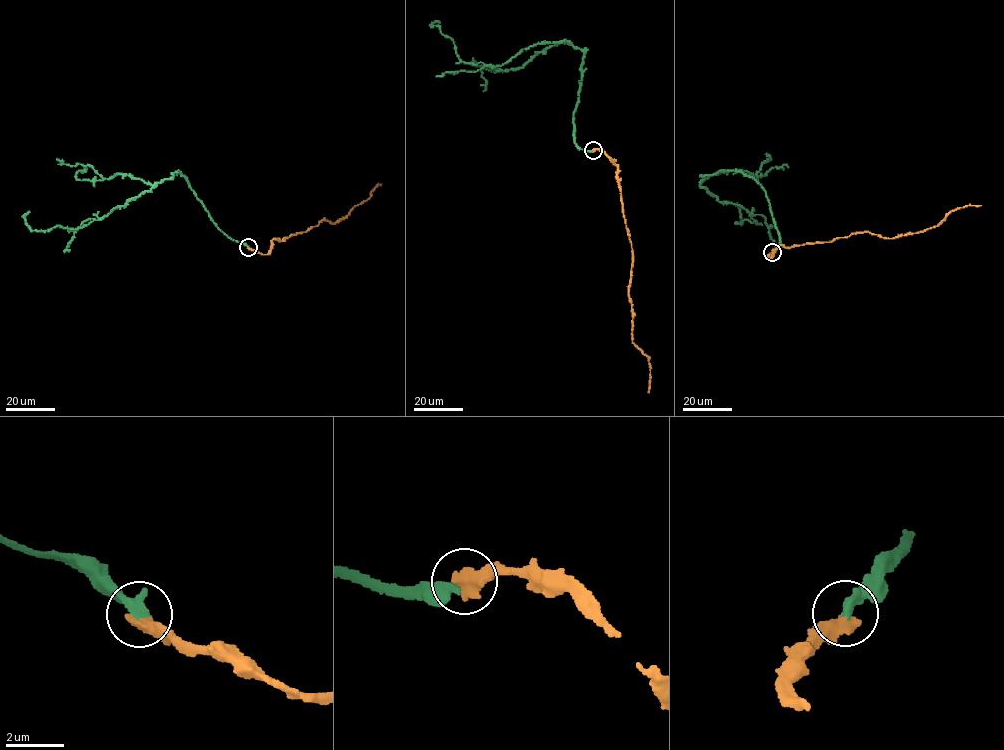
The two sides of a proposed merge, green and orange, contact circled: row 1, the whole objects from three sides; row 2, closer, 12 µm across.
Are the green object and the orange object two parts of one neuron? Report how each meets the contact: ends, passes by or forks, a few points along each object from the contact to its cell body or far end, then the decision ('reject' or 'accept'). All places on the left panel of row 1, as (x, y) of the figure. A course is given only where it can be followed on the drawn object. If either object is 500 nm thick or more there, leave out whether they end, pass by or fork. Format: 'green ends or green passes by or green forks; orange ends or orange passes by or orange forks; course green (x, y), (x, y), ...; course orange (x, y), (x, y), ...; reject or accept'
green ends; orange ends; course green (248, 247), (213, 222), (180, 172), (75, 229), (58, 225), (31, 230), (24, 217), (29, 212); course orange (248, 248), (266, 254), (274, 239), (284, 239), (304, 232), (325, 218), (335, 223), (370, 197), (381, 183); accept

